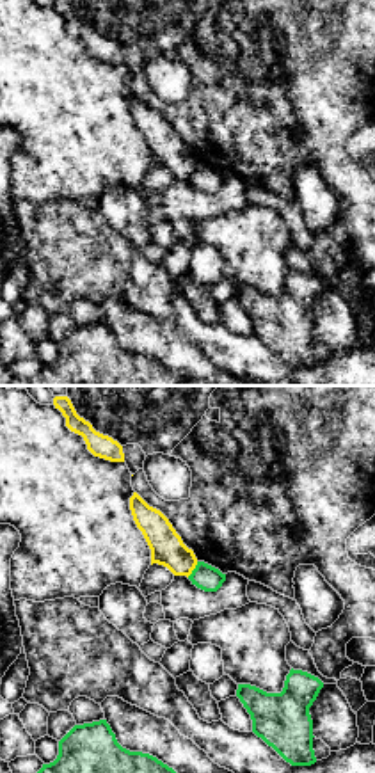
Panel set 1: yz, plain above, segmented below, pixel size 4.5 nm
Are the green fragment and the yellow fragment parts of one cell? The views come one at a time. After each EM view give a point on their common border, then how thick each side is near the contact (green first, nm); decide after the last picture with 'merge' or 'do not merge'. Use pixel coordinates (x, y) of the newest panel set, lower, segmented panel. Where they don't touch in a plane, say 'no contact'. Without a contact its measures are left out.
meets green at (194, 569); 120 nm thick on the green side, 150 nm on the other

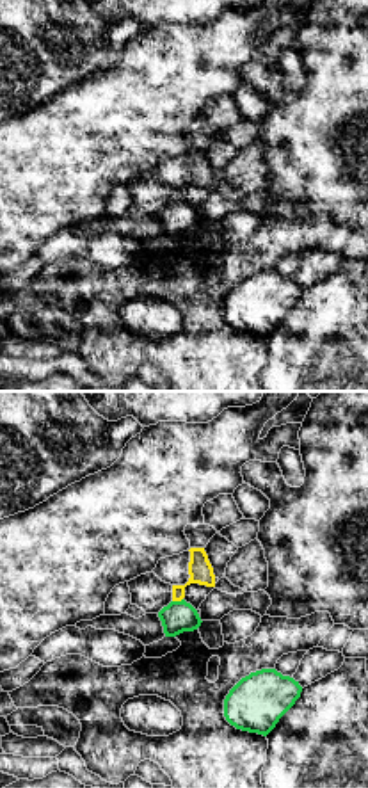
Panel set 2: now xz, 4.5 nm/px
meets green at (176, 602); 140 nm thick on the green side, 110 nm on the other

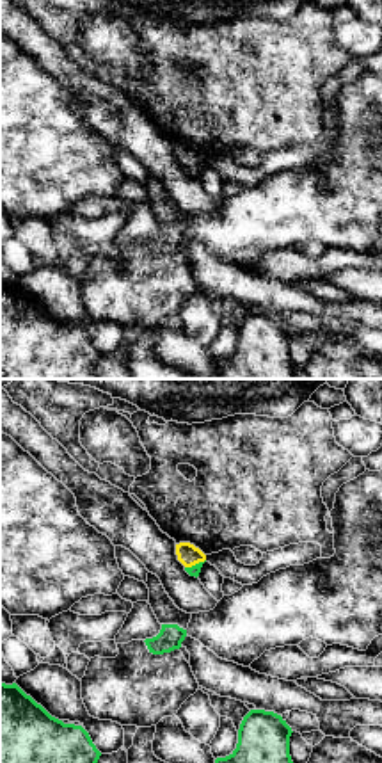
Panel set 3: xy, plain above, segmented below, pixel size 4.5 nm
meets green at (196, 564); 50 nm thick on the green side, 100 nm on the other

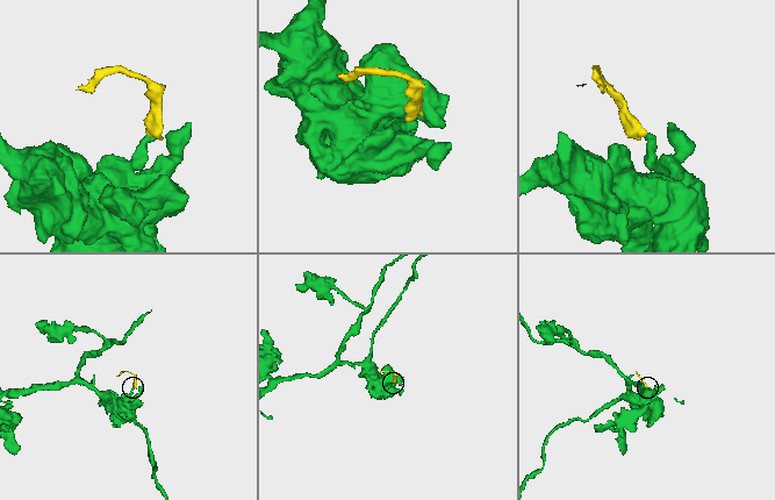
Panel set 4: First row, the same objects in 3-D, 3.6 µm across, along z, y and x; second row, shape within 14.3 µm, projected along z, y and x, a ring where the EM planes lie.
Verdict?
do not merge

